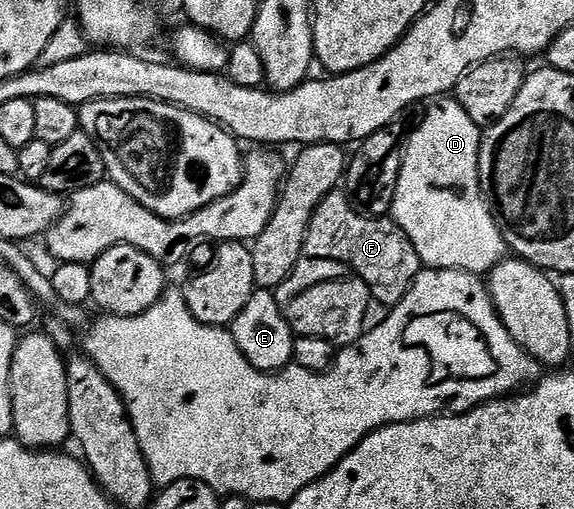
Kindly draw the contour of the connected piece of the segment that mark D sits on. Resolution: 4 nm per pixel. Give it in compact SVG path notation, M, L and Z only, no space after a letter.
M447 97L430 104L423 121L410 132L409 143L402 156L399 181L391 210L392 220L411 239L424 268L461 269L477 276L488 274L506 260L509 248L494 219L488 198L481 188L478 159L481 157L481 127L467 115L456 99Z

